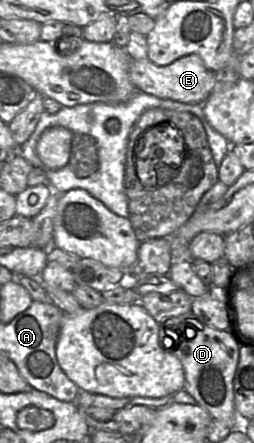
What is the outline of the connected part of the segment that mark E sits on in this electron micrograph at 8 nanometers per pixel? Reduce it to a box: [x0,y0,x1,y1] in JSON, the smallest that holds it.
[129,54,215,104]

